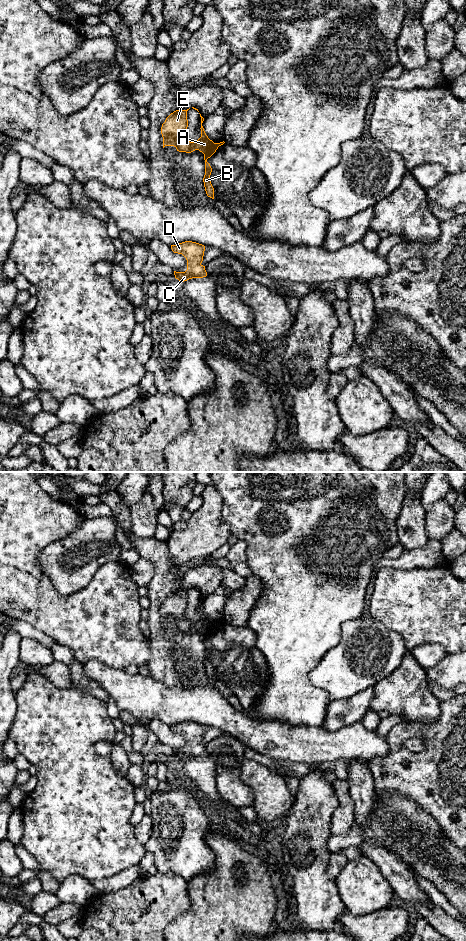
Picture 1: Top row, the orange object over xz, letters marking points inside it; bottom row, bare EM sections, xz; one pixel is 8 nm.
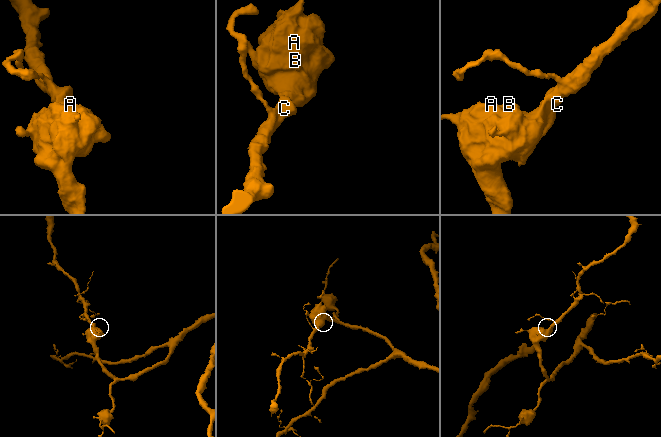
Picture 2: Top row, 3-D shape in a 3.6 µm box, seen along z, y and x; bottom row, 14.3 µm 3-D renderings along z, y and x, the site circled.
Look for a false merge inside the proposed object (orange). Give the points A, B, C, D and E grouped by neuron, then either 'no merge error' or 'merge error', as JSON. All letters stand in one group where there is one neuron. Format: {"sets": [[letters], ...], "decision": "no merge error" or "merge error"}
{"sets": [["A", "B", "C", "D", "E"]], "decision": "no merge error"}

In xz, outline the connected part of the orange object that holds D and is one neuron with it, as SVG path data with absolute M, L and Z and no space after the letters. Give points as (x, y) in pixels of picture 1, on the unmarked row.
M185 721L176 725L171 725L171 729L174 733L182 734L187 740L187 750L185 752L174 751L175 758L181 762L187 761L192 758L203 758L207 756L205 746L201 743L203 741L205 726L192 721Z

